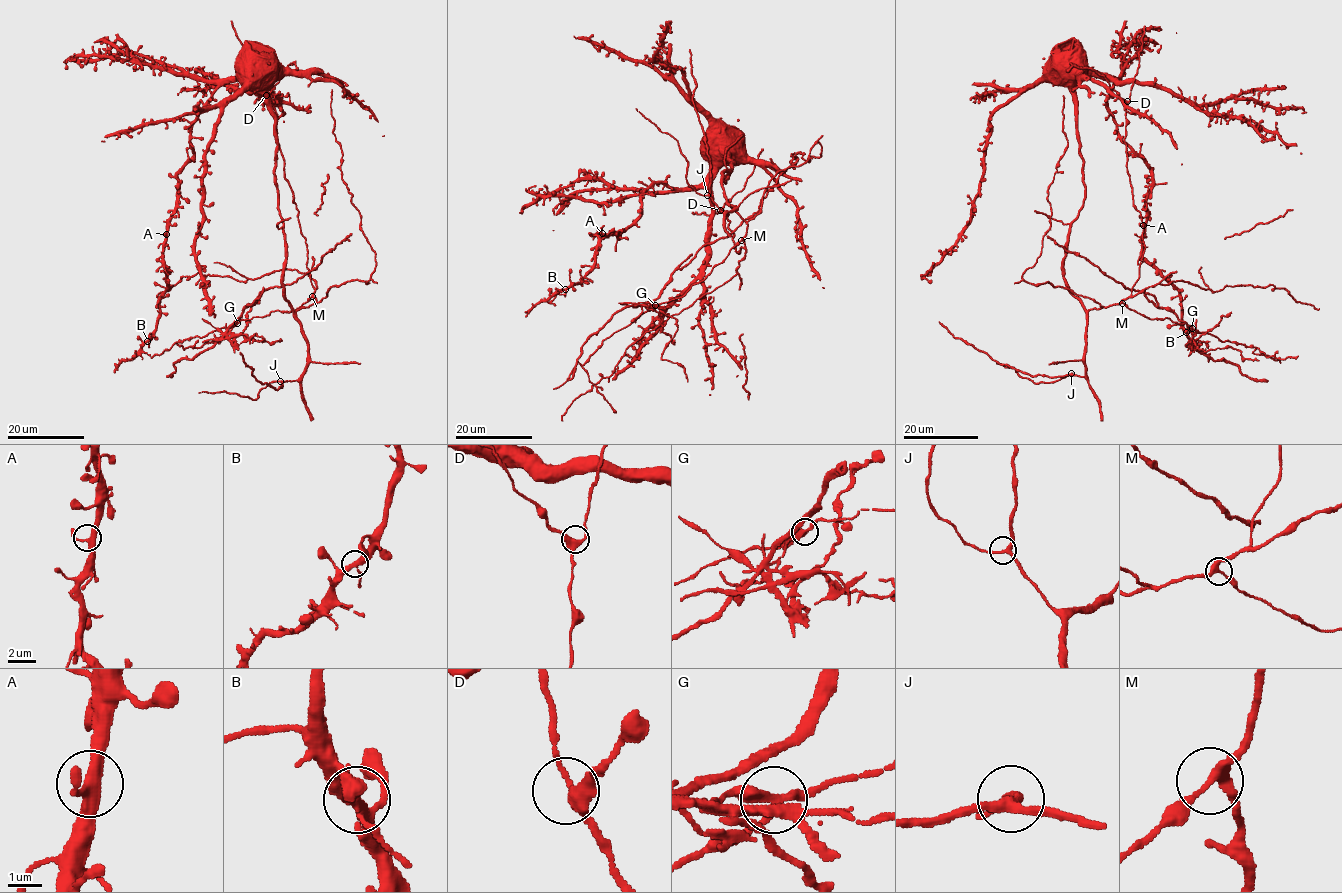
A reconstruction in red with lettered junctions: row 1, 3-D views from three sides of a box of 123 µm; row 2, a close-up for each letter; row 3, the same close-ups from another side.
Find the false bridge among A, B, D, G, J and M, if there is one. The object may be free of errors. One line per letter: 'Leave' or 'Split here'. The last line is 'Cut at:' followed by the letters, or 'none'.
A: Leave
B: Leave
D: Leave
G: Split here
J: Leave
M: Leave
Cut at: G

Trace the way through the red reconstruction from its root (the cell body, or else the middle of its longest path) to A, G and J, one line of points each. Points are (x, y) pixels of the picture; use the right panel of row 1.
A: (1127, 157), (1126, 105), (1134, 80), (1113, 80), (1106, 101), (1117, 135), (1151, 169), (1143, 225)
G: (1127, 157), (1133, 206), (1140, 213), (1145, 249), (1139, 278), (1122, 303), (1150, 319), (1166, 317), (1192, 328)
J: (1127, 157), (1133, 206), (1143, 225), (1139, 278), (1118, 304), (1087, 312), (1085, 377), (1071, 373)

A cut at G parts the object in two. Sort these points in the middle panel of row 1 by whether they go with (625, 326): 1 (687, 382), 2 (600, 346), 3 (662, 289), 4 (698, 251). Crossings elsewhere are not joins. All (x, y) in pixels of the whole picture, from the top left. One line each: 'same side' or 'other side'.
1: other side
2: same side
3: other side
4: other side

